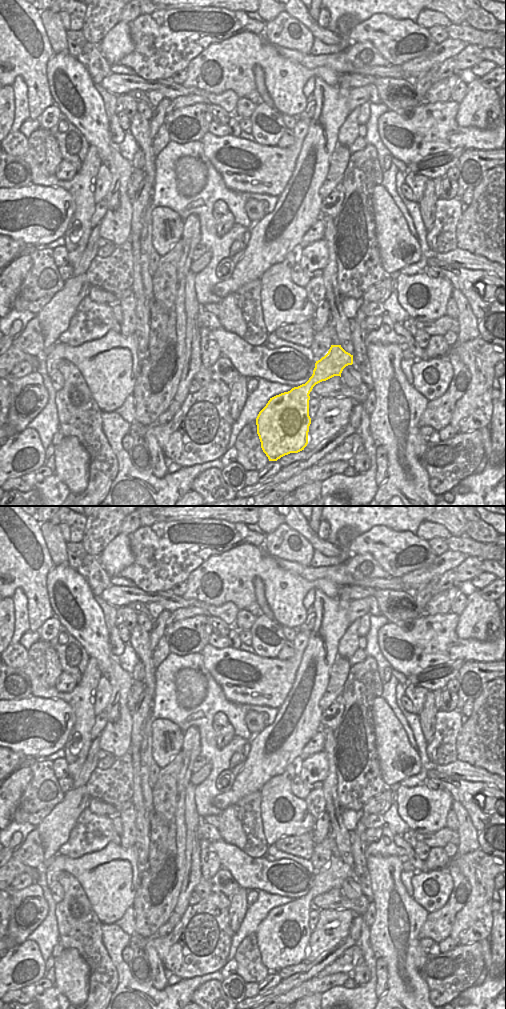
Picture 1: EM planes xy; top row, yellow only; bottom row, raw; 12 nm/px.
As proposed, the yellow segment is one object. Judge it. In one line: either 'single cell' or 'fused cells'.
single cell

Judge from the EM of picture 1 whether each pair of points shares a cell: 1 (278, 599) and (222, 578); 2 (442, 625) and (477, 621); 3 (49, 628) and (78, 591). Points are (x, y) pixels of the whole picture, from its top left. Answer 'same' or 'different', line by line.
1: same
2: different
3: different

